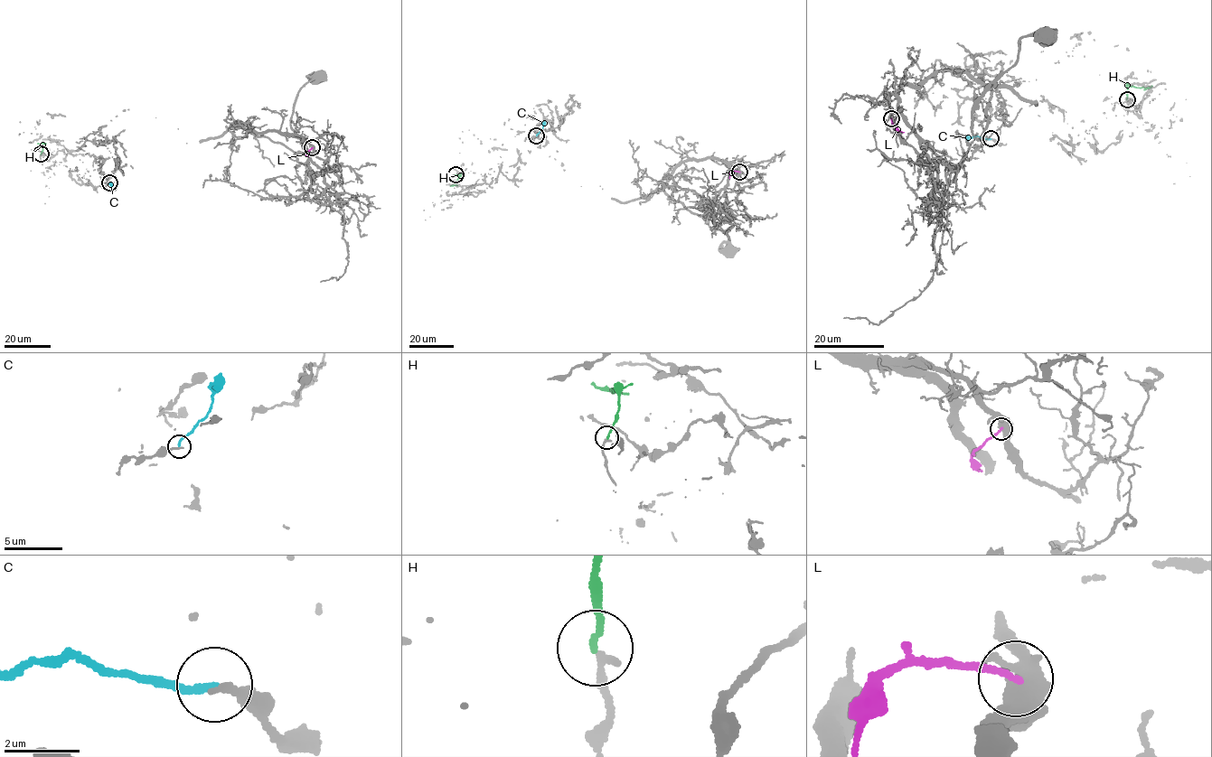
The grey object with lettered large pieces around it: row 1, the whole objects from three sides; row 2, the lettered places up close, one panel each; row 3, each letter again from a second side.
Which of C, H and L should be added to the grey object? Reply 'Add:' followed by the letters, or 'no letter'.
Add: H

